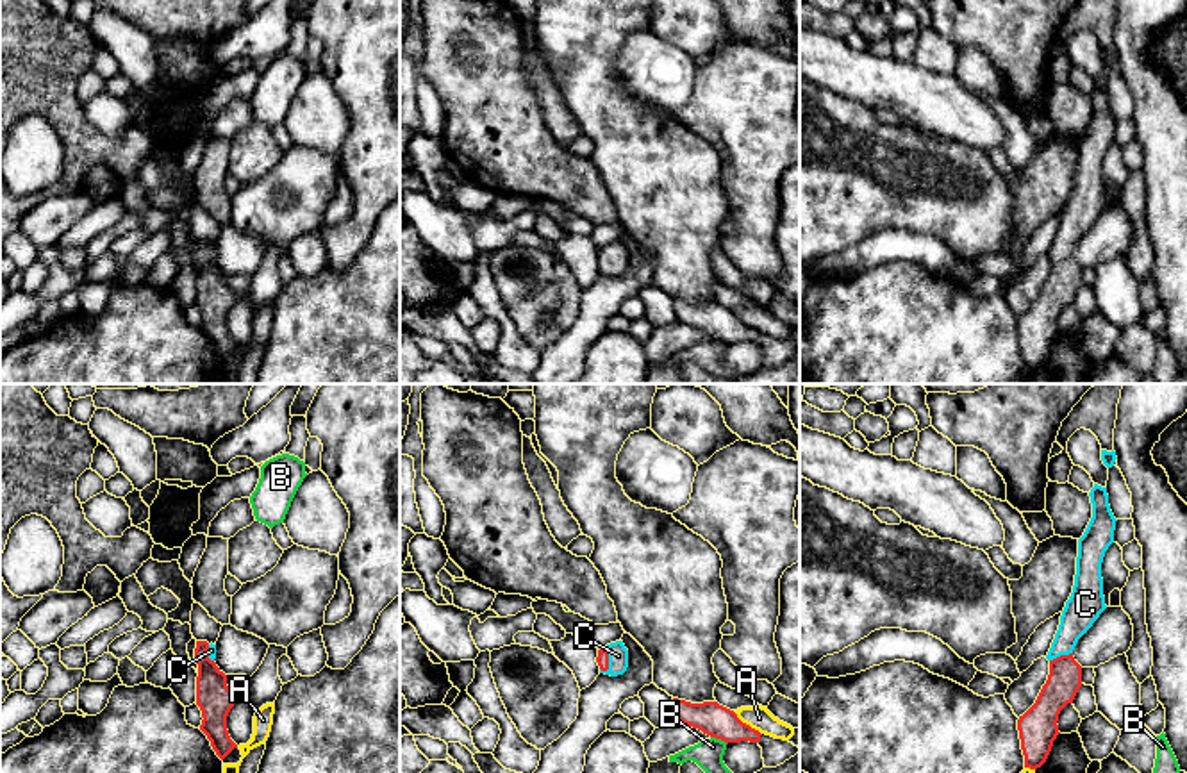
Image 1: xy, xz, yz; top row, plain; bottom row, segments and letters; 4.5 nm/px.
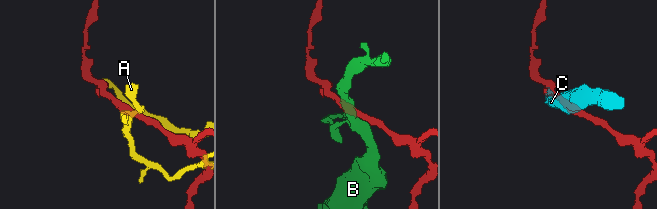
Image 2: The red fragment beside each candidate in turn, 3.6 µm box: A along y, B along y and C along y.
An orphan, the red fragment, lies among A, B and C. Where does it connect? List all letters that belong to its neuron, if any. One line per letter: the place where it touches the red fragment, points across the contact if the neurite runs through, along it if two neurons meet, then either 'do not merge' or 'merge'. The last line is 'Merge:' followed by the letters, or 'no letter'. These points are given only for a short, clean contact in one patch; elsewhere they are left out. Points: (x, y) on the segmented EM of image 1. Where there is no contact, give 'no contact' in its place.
A: contact xz (745, 723); do not merge
B: contact xz (720, 738); border xz (711, 736), (727, 743); do not merge
C: contact xz (607, 659); way xz (602, 659), (607, 659), (618, 656); merge
Merge: C

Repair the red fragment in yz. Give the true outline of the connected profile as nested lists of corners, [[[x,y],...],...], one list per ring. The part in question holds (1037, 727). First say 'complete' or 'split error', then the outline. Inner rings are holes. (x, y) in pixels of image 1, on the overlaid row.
split error; [[[1094,484],[1089,493],[1092,518],[1078,539],[1076,575],[1069,600],[1060,616],[1060,625],[1046,655],[1050,675],[1035,703],[1017,719],[1025,768],[1041,768],[1057,739],[1058,714],[1073,703],[1082,687],[1082,666],[1073,650],[1078,639],[1107,609],[1103,596],[1101,562],[1114,543],[1116,518],[1108,505],[1107,487]]]

